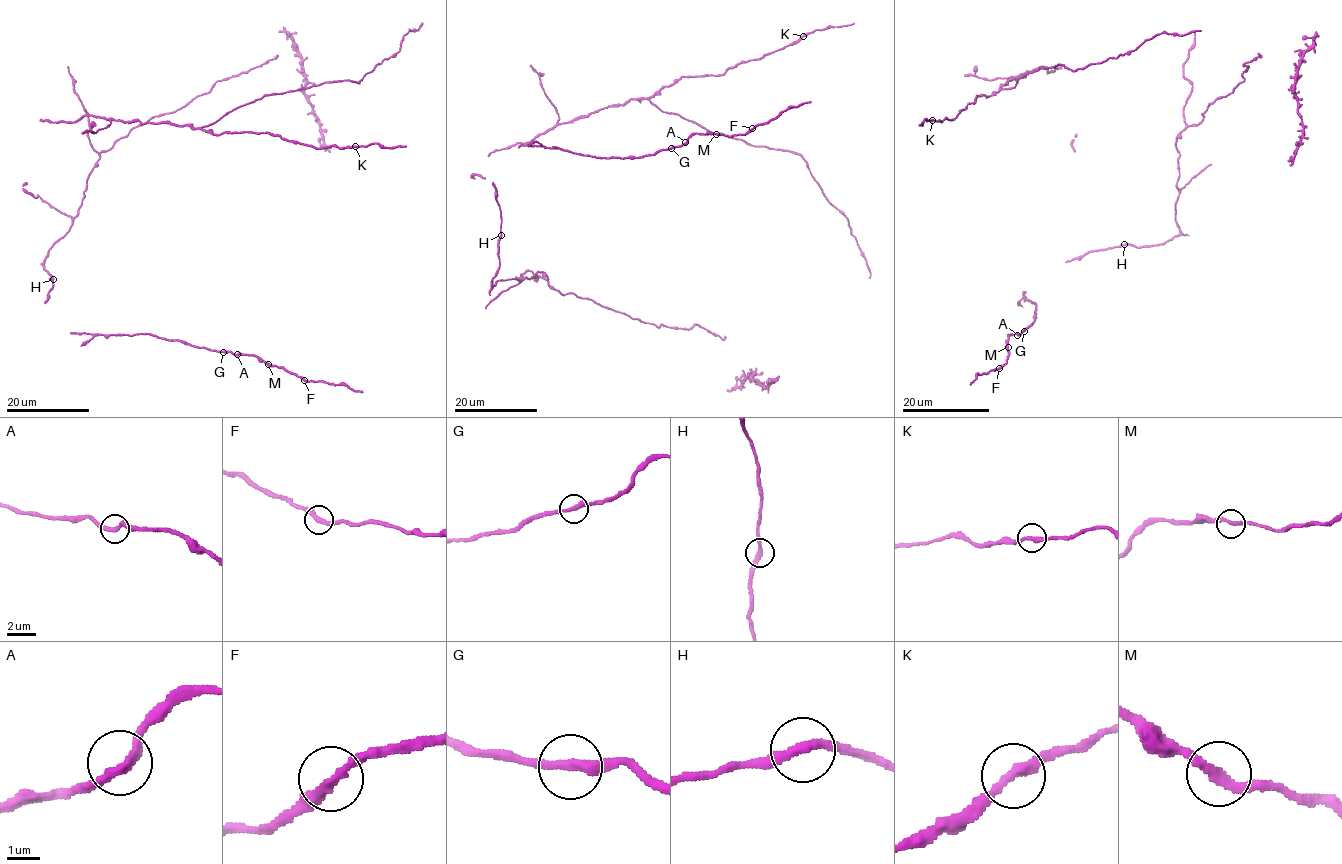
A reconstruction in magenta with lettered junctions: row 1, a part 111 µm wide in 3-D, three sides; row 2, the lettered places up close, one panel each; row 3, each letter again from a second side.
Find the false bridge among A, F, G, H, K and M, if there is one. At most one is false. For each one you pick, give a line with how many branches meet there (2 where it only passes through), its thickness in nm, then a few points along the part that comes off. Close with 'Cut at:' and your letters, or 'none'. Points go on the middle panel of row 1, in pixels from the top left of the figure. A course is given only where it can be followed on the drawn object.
Cut at: none

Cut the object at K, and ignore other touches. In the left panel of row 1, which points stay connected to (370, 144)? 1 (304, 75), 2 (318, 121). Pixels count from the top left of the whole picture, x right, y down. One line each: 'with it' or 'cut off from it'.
1: cut off from it
2: cut off from it

